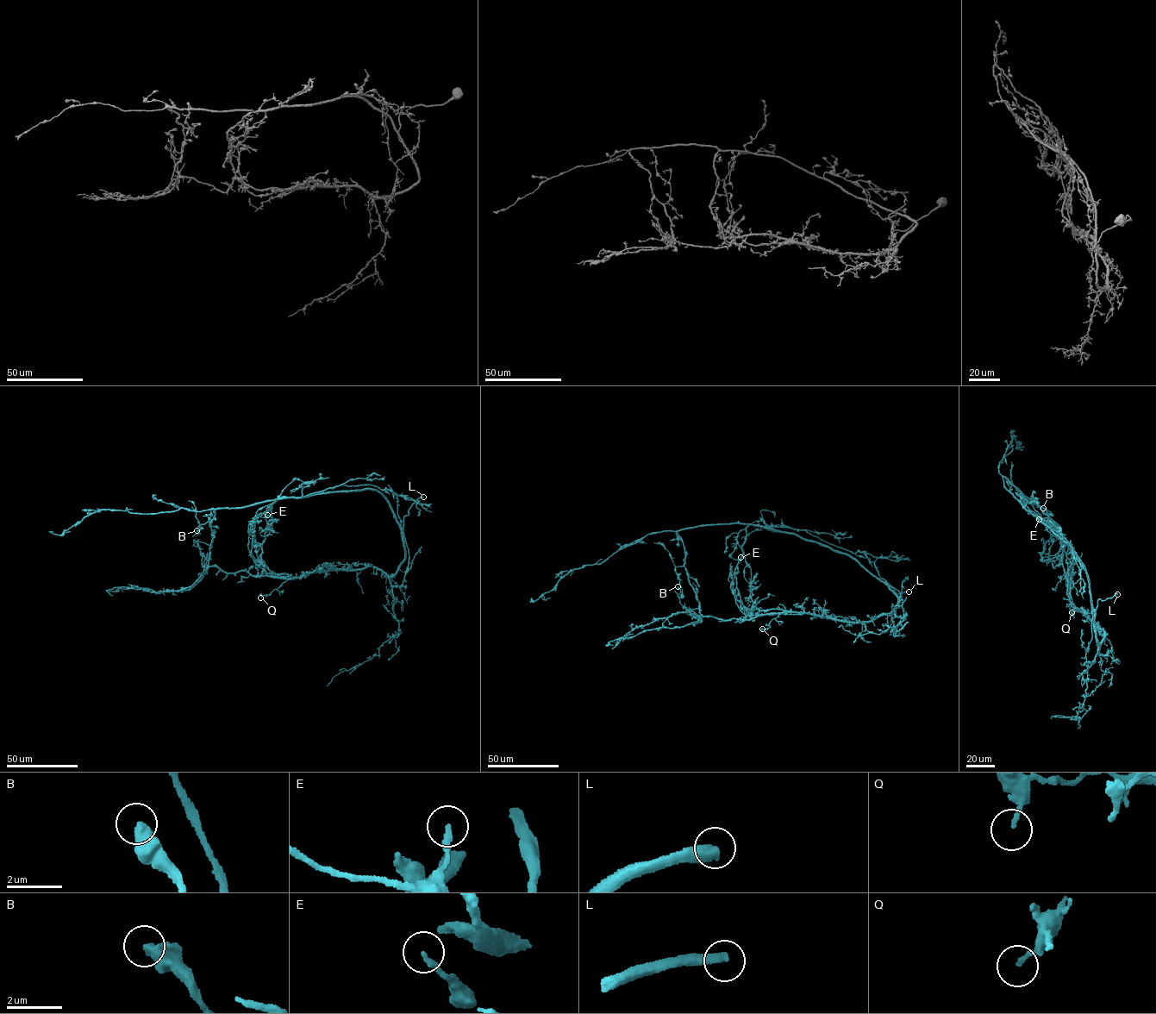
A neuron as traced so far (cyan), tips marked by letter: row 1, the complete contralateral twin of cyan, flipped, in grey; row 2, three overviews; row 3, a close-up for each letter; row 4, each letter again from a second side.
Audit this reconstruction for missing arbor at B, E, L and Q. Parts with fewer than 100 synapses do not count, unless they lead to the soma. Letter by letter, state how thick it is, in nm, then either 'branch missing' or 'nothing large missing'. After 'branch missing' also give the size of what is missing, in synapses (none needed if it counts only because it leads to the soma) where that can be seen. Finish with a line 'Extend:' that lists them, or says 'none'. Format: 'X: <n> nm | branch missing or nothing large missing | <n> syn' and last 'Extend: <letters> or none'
B: 480 nm | nothing large missing
E: 190 nm | nothing large missing
L: 400 nm | branch missing
Q: 130 nm | nothing large missing
Extend: L

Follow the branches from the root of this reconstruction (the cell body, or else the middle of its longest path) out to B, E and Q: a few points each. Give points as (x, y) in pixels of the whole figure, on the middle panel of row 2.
B: (814, 541), (749, 524), (680, 529), (677, 535), (685, 561), (675, 567), (681, 595), (677, 586)
E: (814, 541), (794, 534), (748, 525), (739, 533), (730, 556), (739, 560), (740, 557)
Q: (814, 541), (747, 526), (734, 573), (742, 604), (748, 616), (783, 613), (762, 629)

